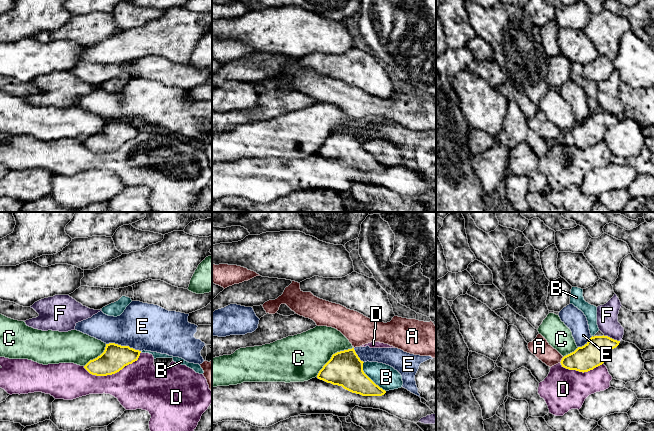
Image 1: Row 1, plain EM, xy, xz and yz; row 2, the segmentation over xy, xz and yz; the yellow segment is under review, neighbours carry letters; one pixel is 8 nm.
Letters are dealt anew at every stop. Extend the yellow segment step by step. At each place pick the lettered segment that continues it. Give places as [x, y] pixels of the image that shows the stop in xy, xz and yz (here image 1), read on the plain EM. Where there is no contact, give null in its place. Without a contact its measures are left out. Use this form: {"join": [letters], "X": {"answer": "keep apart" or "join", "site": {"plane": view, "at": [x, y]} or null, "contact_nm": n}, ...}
{"join": [], "A": {"answer": "keep apart", "site": {"plane": "yz", "at": [561, 136]}, "contact_nm": 60}, "B": {"answer": "keep apart", "site": {"plane": "xz", "at": [369, 154]}, "contact_nm": 300}, "C": {"answer": "keep apart", "site": {"plane": "xz", "at": [332, 131]}, "contact_nm": 380}, "D": {"answer": "keep apart", "site": {"plane": "xy", "at": [113, 149]}, "contact_nm": 480}, "E": {"answer": "keep apart", "site": {"plane": "xy", "at": [123, 122]}, "contact_nm": 280}, "F": {"answer": "keep apart", "site": {"plane": "yz", "at": [611, 114]}, "contact_nm": 140}}

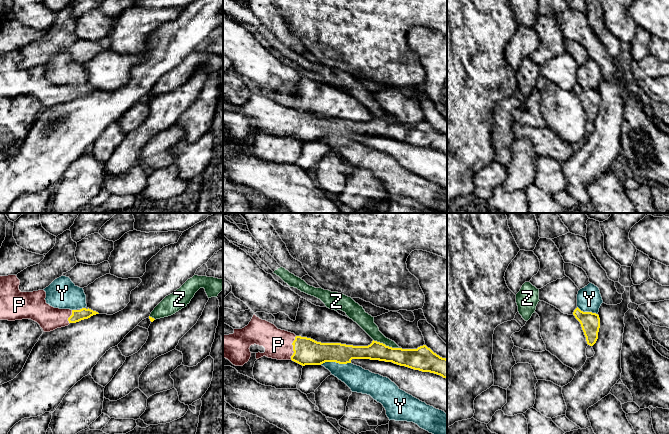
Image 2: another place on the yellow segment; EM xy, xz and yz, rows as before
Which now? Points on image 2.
{"join": ["P"], "P": {"answer": "join", "site": {"plane": "xz", "at": [293, 124]}, "contact_nm": 200}, "Y": {"answer": "keep apart", "site": {"plane": "xz", "at": [335, 137]}, "contact_nm": 240}, "Z": {"answer": "keep apart", "site": {"plane": "xz", "at": [387, 122]}, "contact_nm": 240}}

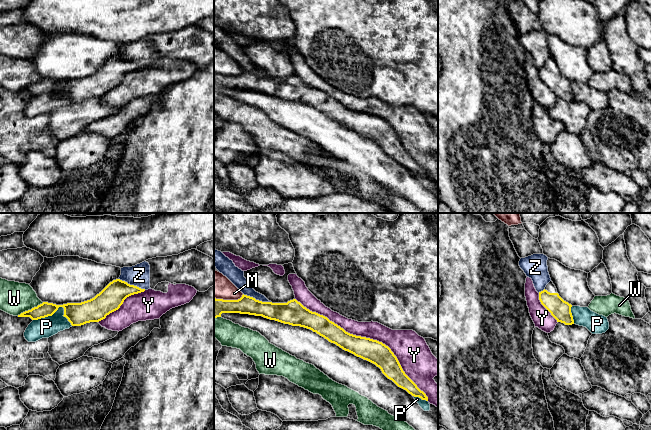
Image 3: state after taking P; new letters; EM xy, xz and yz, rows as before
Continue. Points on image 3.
{"join": [], "M": {"answer": "keep apart", "site": {"plane": "xz", "at": [228, 76]}, "contact_nm": 240}, "P": {"answer": "keep apart", "site": {"plane": "xy", "at": [57, 85]}, "contact_nm": 320}, "W": {"answer": "keep apart", "site": {"plane": "xy", "at": [31, 85]}, "contact_nm": 240}, "Y": {"answer": "keep apart", "site": {"plane": "xz", "at": [368, 114]}, "contact_nm": 1350}, "Z": {"answer": "keep apart", "site": {"plane": "xz", "at": [257, 76]}, "contact_nm": 240}}

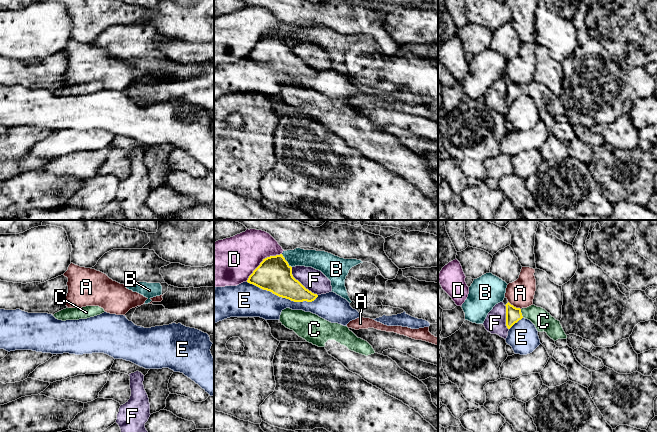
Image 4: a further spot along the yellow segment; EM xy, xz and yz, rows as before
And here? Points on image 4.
{"join": ["C"], "A": {"answer": "keep apart", "site": {"plane": "yz", "at": [513, 82]}, "contact_nm": 120}, "B": {"answer": "keep apart", "site": {"plane": "xz", "at": [286, 37]}, "contact_nm": 140}, "C": {"answer": "join", "site": {"plane": "yz", "at": [521, 89]}, "contact_nm": 80}, "D": {"answer": "keep apart", "site": {"plane": "xz", "at": [261, 38]}, "contact_nm": 360}, "E": {"answer": "keep apart", "site": {"plane": "xz", "at": [283, 73]}, "contact_nm": 600}, "F": {"answer": "keep apart", "site": {"plane": "xz", "at": [300, 59]}, "contact_nm": 320}}

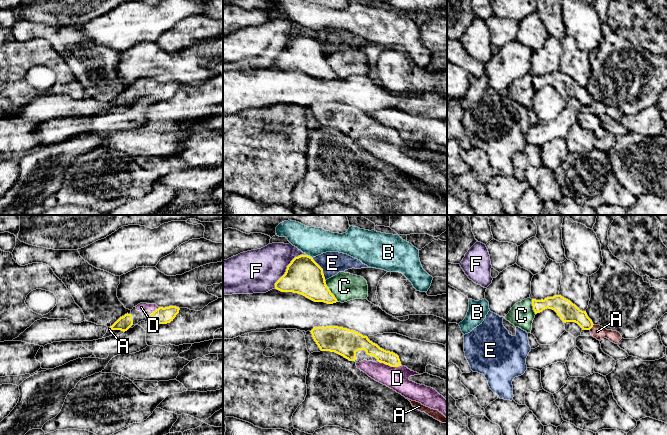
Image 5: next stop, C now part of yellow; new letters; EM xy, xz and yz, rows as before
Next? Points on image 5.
{"join": ["D"], "A": {"answer": "keep apart", "site": {"plane": "yz", "at": [591, 103]}, "contact_nm": 60}, "B": {"answer": "keep apart", "site": {"plane": "xz", "at": [309, 32]}, "contact_nm": 70}, "C": {"answer": "keep apart", "site": {"plane": "xz", "at": [330, 67]}, "contact_nm": 200}, "D": {"answer": "join", "site": {"plane": "xz", "at": [390, 141]}, "contact_nm": 190}, "E": {"answer": "keep apart", "site": {"plane": "xz", "at": [322, 45]}, "contact_nm": 220}, "F": {"answer": "keep apart", "site": {"plane": "xz", "at": [287, 43]}, "contact_nm": 380}}

